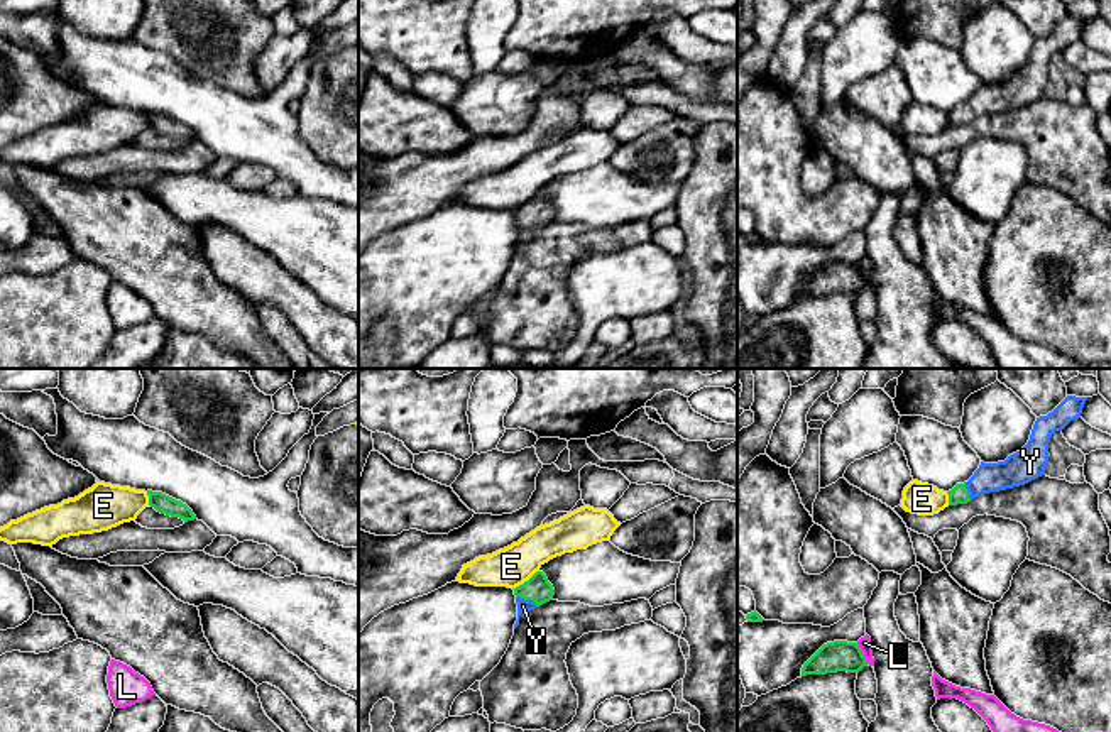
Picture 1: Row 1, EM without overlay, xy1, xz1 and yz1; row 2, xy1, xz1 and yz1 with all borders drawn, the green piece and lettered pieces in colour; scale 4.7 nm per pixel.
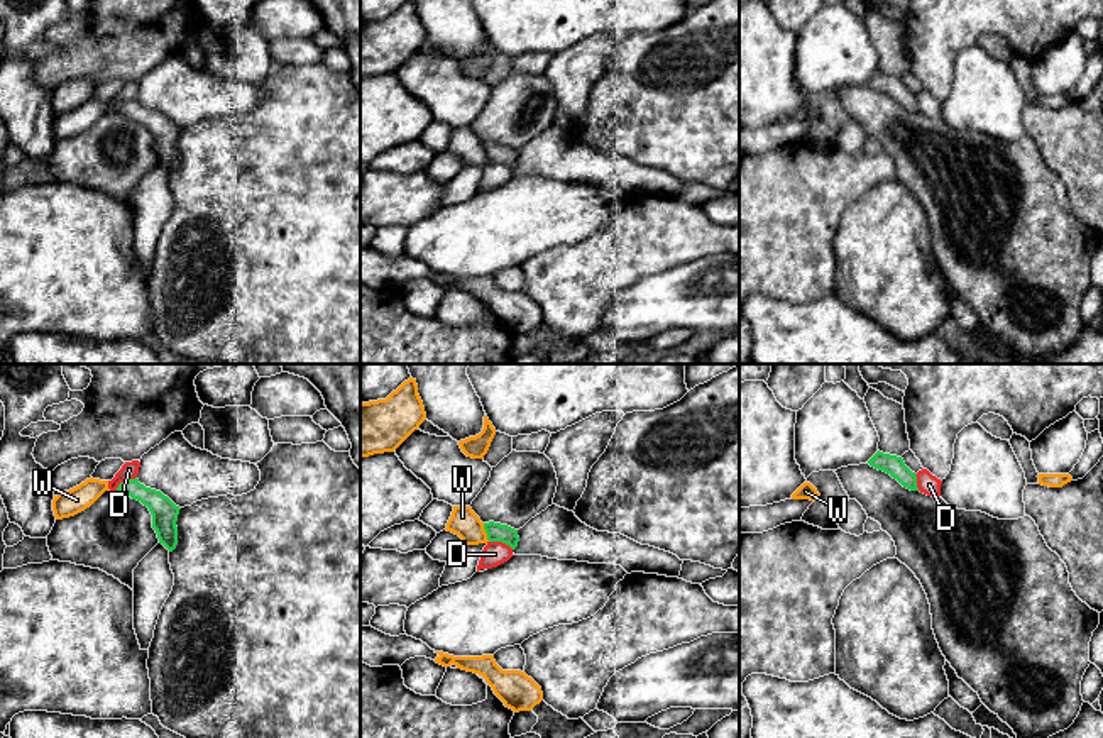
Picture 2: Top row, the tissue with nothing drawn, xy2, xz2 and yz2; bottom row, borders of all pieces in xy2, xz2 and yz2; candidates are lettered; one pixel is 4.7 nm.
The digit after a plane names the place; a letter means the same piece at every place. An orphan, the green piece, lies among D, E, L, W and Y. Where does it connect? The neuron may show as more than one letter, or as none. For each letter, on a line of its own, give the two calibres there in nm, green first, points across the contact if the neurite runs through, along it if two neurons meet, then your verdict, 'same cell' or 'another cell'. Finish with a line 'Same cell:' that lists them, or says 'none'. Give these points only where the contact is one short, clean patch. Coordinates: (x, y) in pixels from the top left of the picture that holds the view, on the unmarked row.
D: calibres 130 and 80 nm; border xy2 (136, 97), (122, 102), (115, 110); another cell
E: calibres 120 and 190 nm; border xz1 (538, 191), (513, 210); another cell
L: calibres 140 and 60 nm; border yz1 (856, 264), (868, 284); another cell
W: calibres 90 and 140 nm; border xz2 (482, 144), (489, 161); another cell
Y: calibres 120 and 60 nm; way xz1 (538, 210), (526, 220), (523, 227); same cell
Same cell: Y

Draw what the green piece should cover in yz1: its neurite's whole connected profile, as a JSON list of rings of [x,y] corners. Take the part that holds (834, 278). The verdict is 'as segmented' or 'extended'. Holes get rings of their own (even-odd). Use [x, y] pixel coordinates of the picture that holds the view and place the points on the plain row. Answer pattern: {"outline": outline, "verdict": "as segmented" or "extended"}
{"outline": [[[834,262],[824,265],[802,289],[802,298],[837,292],[859,294],[867,282],[857,264]]], "verdict": "as segmented"}

